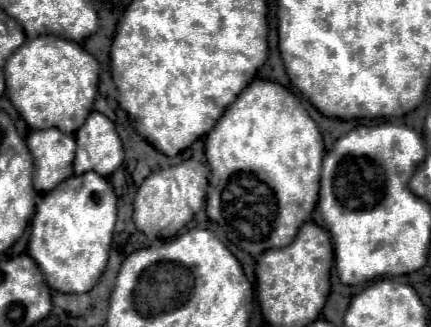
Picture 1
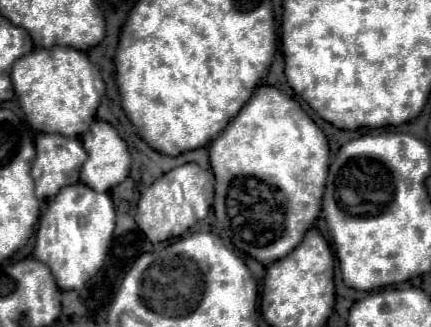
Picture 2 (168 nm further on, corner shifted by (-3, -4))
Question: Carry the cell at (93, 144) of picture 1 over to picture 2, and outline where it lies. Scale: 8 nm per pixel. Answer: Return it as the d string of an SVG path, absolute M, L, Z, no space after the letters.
M97 119L83 135L83 147L87 149L87 161L81 169L81 183L95 191L111 191L125 181L131 157L113 125Z

